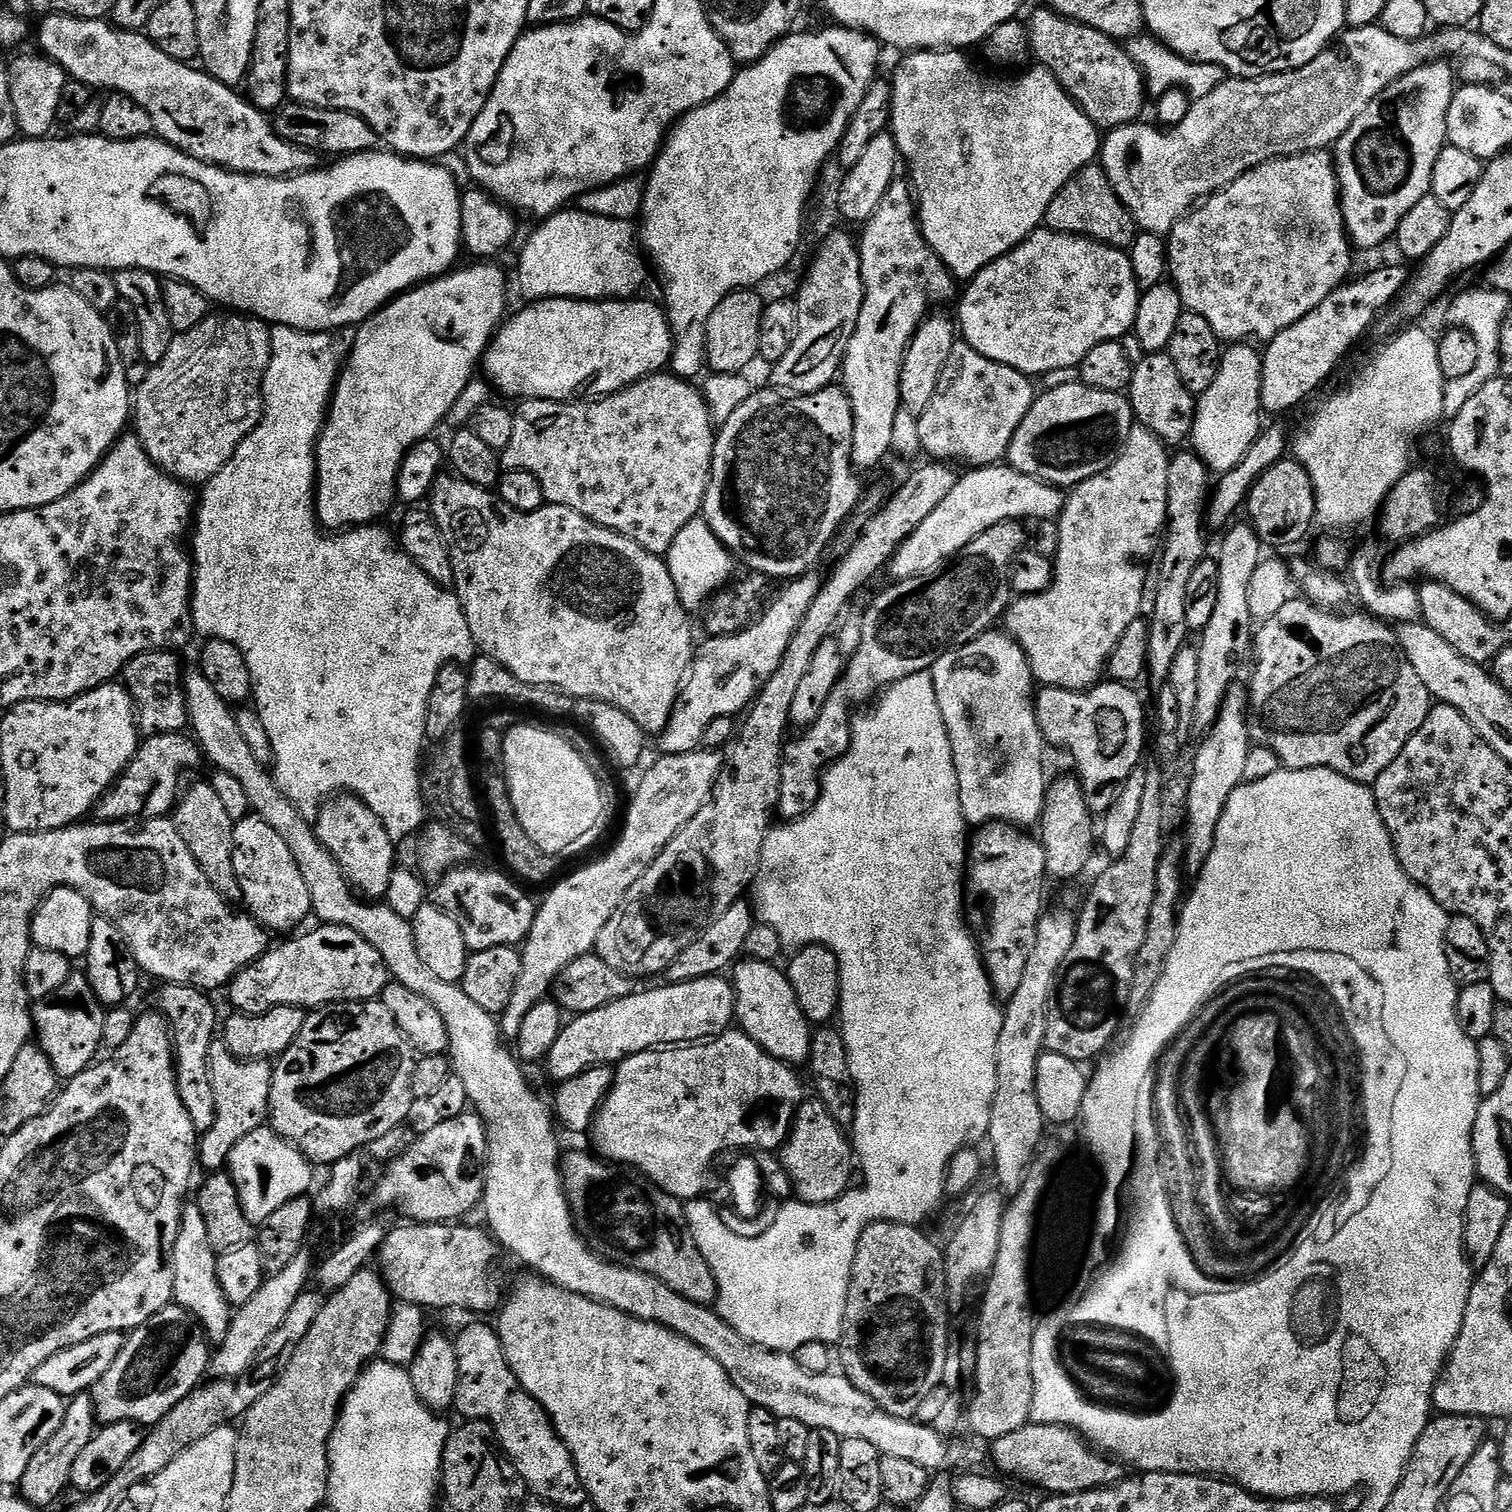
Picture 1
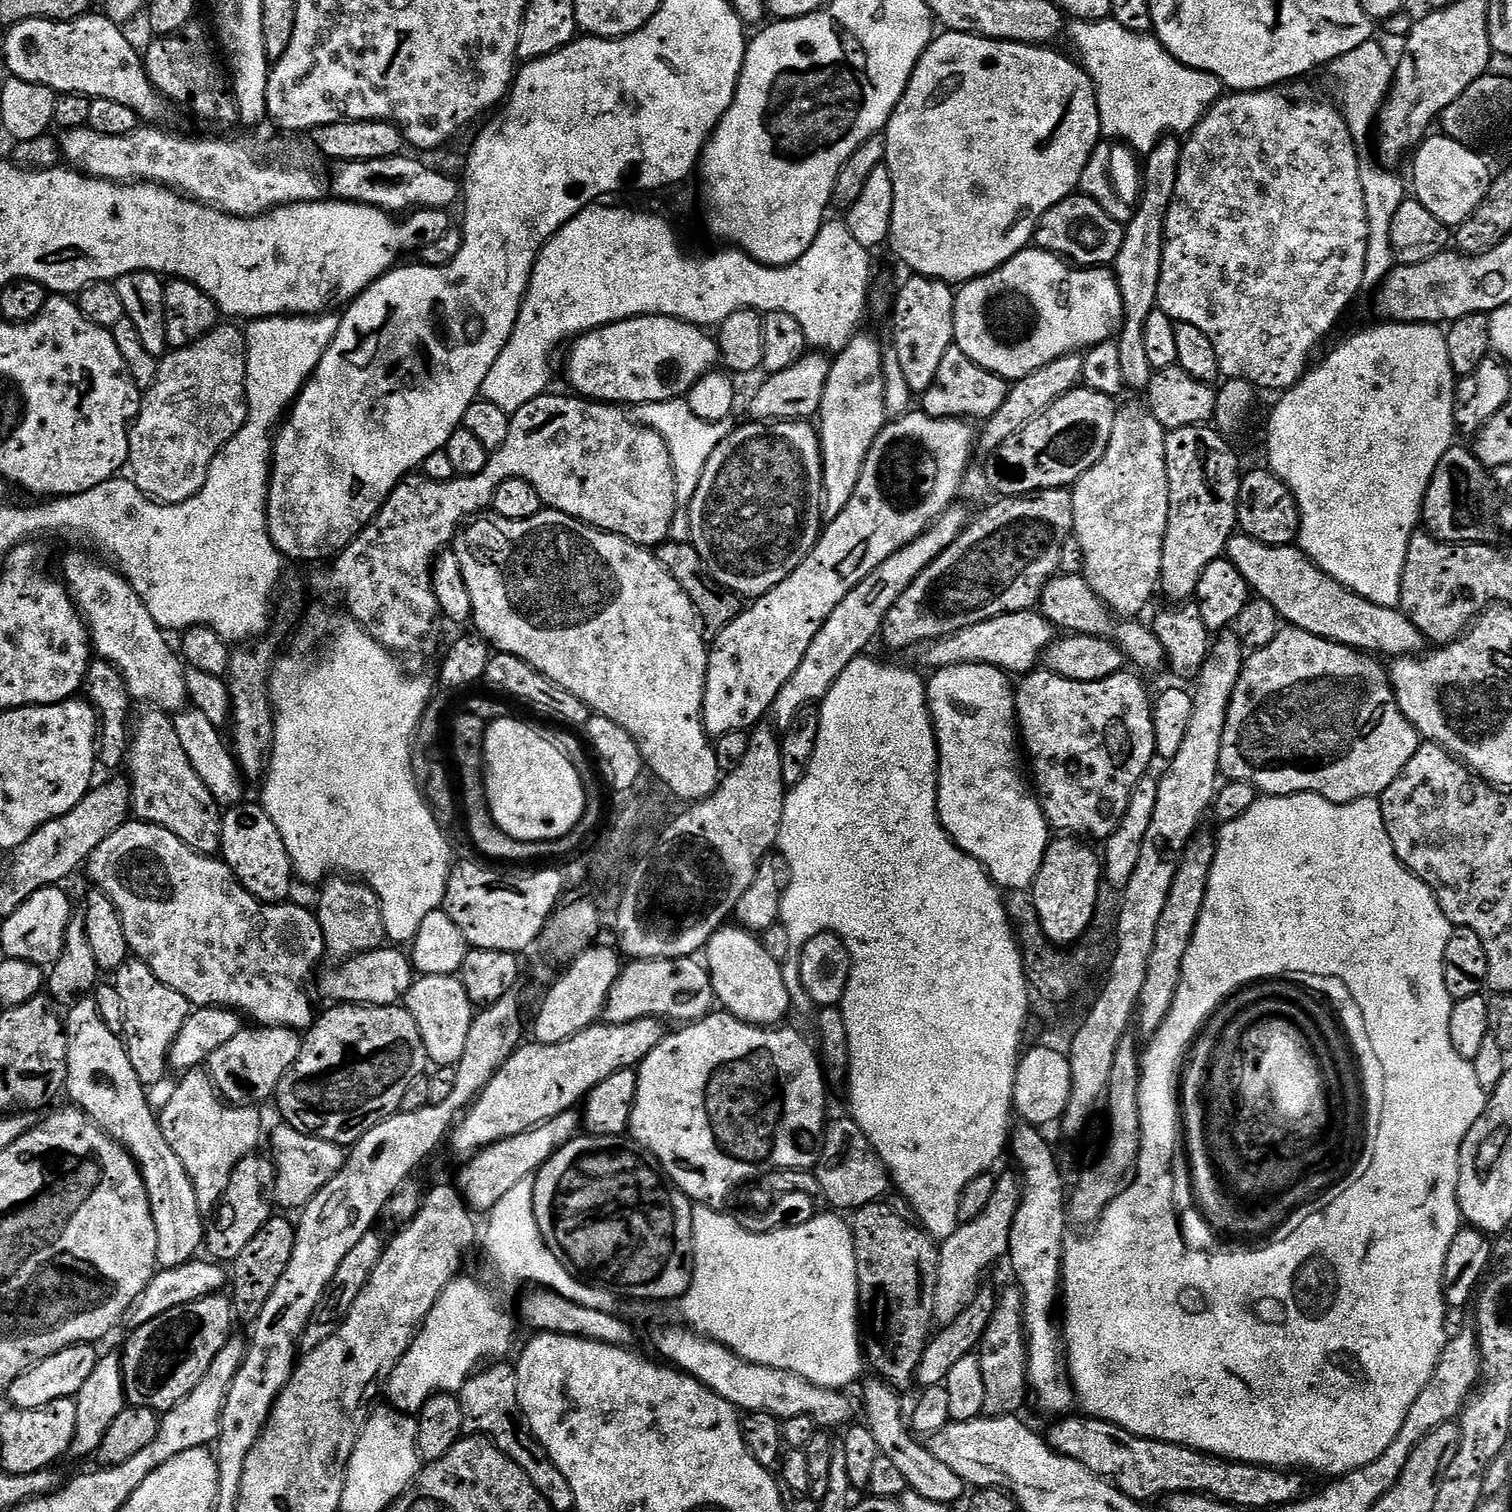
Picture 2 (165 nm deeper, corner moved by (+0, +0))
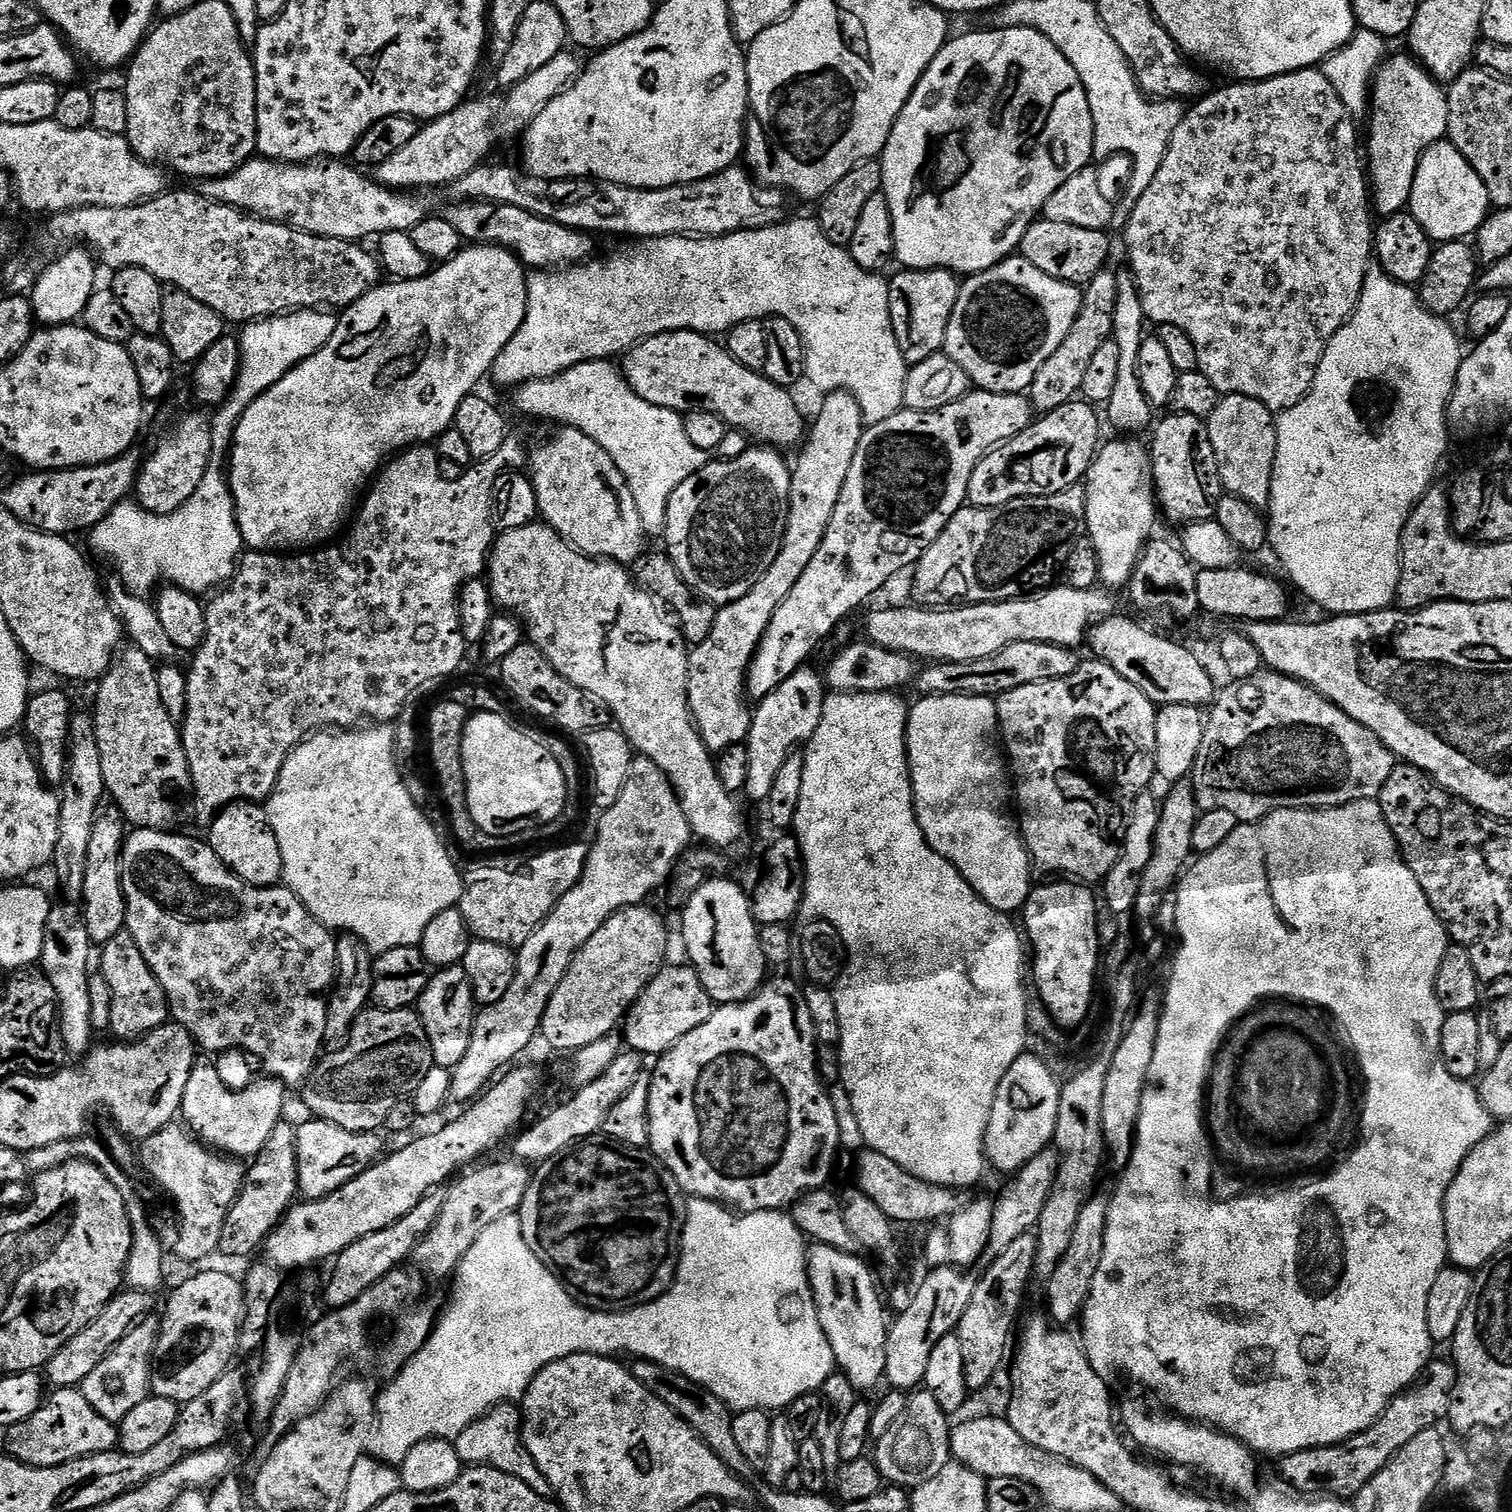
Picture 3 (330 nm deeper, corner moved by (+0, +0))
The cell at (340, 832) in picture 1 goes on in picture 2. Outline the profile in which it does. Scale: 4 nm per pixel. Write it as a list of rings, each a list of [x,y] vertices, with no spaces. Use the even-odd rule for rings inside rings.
[[[332,878],[320,890],[320,901],[314,904],[314,911],[317,922],[322,926],[324,951],[336,959],[333,961],[343,962],[385,947],[380,900],[372,888],[356,878]]]

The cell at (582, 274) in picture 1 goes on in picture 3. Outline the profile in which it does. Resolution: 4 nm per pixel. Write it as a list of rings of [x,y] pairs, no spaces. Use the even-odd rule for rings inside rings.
[[[791,218],[785,219],[779,224],[772,224],[769,228],[759,228],[758,230],[742,230],[741,232],[735,232],[734,234],[726,234],[725,236],[656,236],[652,240],[640,240],[639,242],[632,242],[629,248],[621,250],[617,256],[608,256],[605,260],[596,260],[597,258],[589,259],[587,262],[582,264],[573,264],[569,267],[562,268],[559,270],[536,270],[531,273],[528,277],[528,301],[526,302],[526,318],[522,322],[522,326],[518,326],[518,334],[514,334],[514,338],[510,338],[510,342],[506,342],[506,350],[502,350],[502,354],[498,354],[498,358],[494,362],[490,373],[490,380],[493,380],[496,384],[501,384],[505,390],[511,390],[517,388],[519,384],[525,384],[531,380],[541,380],[542,378],[550,378],[556,376],[559,372],[565,372],[570,370],[574,366],[578,366],[582,362],[587,360],[606,360],[609,358],[620,358],[625,354],[632,351],[641,340],[648,340],[652,336],[657,336],[663,332],[702,332],[705,334],[727,334],[730,329],[734,326],[738,326],[742,322],[747,320],[762,320],[765,321],[770,316],[777,316],[778,318],[786,318],[786,322],[790,322],[790,326],[794,326],[794,330],[798,330],[798,338],[802,338],[802,346],[804,347],[804,374],[807,383],[812,383],[814,387],[820,391],[820,394],[827,394],[830,392],[848,392],[858,402],[858,406],[862,410],[862,418],[864,419],[865,425],[871,426],[878,422],[886,422],[886,418],[890,418],[895,412],[901,411],[904,408],[904,395],[906,394],[906,378],[908,377],[908,369],[910,365],[905,362],[902,358],[902,350],[898,350],[898,338],[894,338],[894,326],[892,325],[892,319],[890,318],[890,294],[888,293],[888,280],[881,275],[880,272],[867,272],[862,270],[862,266],[858,266],[858,262],[854,262],[854,258],[848,252],[847,248],[838,246],[834,242],[830,242],[830,238],[826,238],[826,234],[822,234],[822,226],[820,225],[819,219],[812,218],[812,220],[791,220]]]

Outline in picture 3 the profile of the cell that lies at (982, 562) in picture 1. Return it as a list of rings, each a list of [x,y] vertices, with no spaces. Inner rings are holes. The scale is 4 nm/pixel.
[[[1080,486],[1067,488],[1064,492],[1050,494],[1049,496],[1018,498],[1006,506],[998,506],[997,508],[973,508],[971,506],[959,508],[954,514],[954,518],[950,518],[950,522],[946,522],[942,534],[938,534],[938,538],[934,538],[932,545],[924,551],[922,558],[914,566],[916,577],[912,580],[912,596],[916,600],[913,601],[921,608],[934,609],[946,608],[952,605],[997,604],[1003,600],[1018,600],[1029,594],[1039,594],[1057,583],[1058,577],[1064,571],[1064,563],[1070,558],[1070,550],[1074,550],[1074,542],[1078,542],[1085,535],[1085,518],[1086,498],[1084,497],[1084,488]]]

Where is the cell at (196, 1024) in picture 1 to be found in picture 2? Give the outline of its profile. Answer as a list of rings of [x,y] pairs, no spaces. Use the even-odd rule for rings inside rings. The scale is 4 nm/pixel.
[[[130,958],[114,974],[114,987],[118,990],[118,998],[122,998],[122,1014],[124,1015],[124,1031],[122,1039],[128,1048],[130,1066],[134,1066],[134,1074],[146,1086],[160,1084],[164,1075],[170,1072],[168,1051],[178,1038],[182,1026],[188,1021],[190,1005],[178,990],[166,986],[150,970],[148,964]]]

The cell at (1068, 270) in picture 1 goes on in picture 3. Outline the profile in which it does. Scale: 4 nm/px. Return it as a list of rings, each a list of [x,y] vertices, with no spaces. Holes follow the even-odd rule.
[[[1013,254],[990,270],[969,275],[961,283],[958,302],[954,306],[954,314],[950,314],[950,326],[946,330],[944,352],[958,362],[962,370],[966,370],[969,381],[977,389],[1009,394],[1027,393],[1042,362],[1046,362],[1046,358],[1062,346],[1066,334],[1070,334],[1070,326],[1074,326],[1074,318],[1078,318],[1081,306],[1082,292],[1077,285],[1050,278],[1050,274],[1042,274],[1038,266],[1023,256]]]

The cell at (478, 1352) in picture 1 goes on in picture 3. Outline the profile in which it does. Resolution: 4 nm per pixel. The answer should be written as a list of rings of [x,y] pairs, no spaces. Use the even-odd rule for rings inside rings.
[[[515,1403],[496,1404],[486,1415],[480,1416],[470,1426],[466,1426],[462,1434],[456,1436],[454,1443],[460,1463],[464,1466],[485,1464],[506,1474],[514,1474],[514,1478],[522,1478],[522,1482],[526,1482],[526,1486],[530,1486],[534,1494],[551,1497],[553,1490],[550,1482],[546,1482],[542,1470],[538,1470],[534,1458],[526,1450],[524,1440],[520,1436],[521,1423],[522,1412]]]

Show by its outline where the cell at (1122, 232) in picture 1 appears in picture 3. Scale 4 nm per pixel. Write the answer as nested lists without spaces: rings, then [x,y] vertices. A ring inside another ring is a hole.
[[[1043,218],[1036,219],[1026,230],[1018,252],[1030,261],[1042,274],[1058,278],[1067,284],[1083,286],[1105,271],[1112,244],[1108,241],[1107,231],[1086,230],[1082,226],[1069,226],[1066,222],[1050,222]]]

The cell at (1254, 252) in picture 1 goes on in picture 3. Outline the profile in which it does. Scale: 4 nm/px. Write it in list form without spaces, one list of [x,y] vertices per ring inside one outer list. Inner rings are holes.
[[[1319,67],[1298,69],[1296,72],[1271,77],[1269,80],[1262,80],[1259,83],[1232,82],[1229,88],[1220,88],[1217,92],[1211,92],[1209,91],[1199,102],[1193,103],[1191,105],[1193,108],[1189,107],[1185,111],[1184,121],[1180,123],[1178,130],[1174,130],[1174,134],[1170,138],[1170,146],[1162,158],[1162,166],[1158,166],[1158,174],[1154,174],[1154,182],[1150,182],[1150,186],[1146,186],[1146,194],[1142,194],[1142,198],[1138,198],[1138,202],[1131,205],[1128,225],[1122,229],[1124,244],[1128,247],[1128,264],[1132,267],[1130,275],[1140,295],[1145,317],[1151,323],[1153,320],[1153,325],[1178,326],[1178,330],[1187,334],[1190,342],[1194,342],[1194,350],[1198,354],[1199,372],[1206,374],[1206,378],[1210,378],[1210,382],[1214,382],[1217,392],[1230,396],[1242,394],[1246,398],[1254,398],[1265,404],[1274,414],[1279,414],[1297,406],[1298,402],[1302,402],[1302,398],[1311,392],[1316,371],[1322,362],[1322,354],[1326,350],[1330,338],[1334,338],[1338,329],[1352,317],[1352,311],[1356,308],[1356,303],[1360,301],[1364,279],[1374,260],[1374,212],[1370,207],[1370,180],[1366,175],[1366,164],[1362,159],[1361,145],[1360,148],[1356,145],[1356,124],[1352,121],[1355,120],[1353,113],[1346,110],[1342,98],[1338,98],[1338,90],[1334,90],[1334,86],[1330,86],[1330,82]]]

